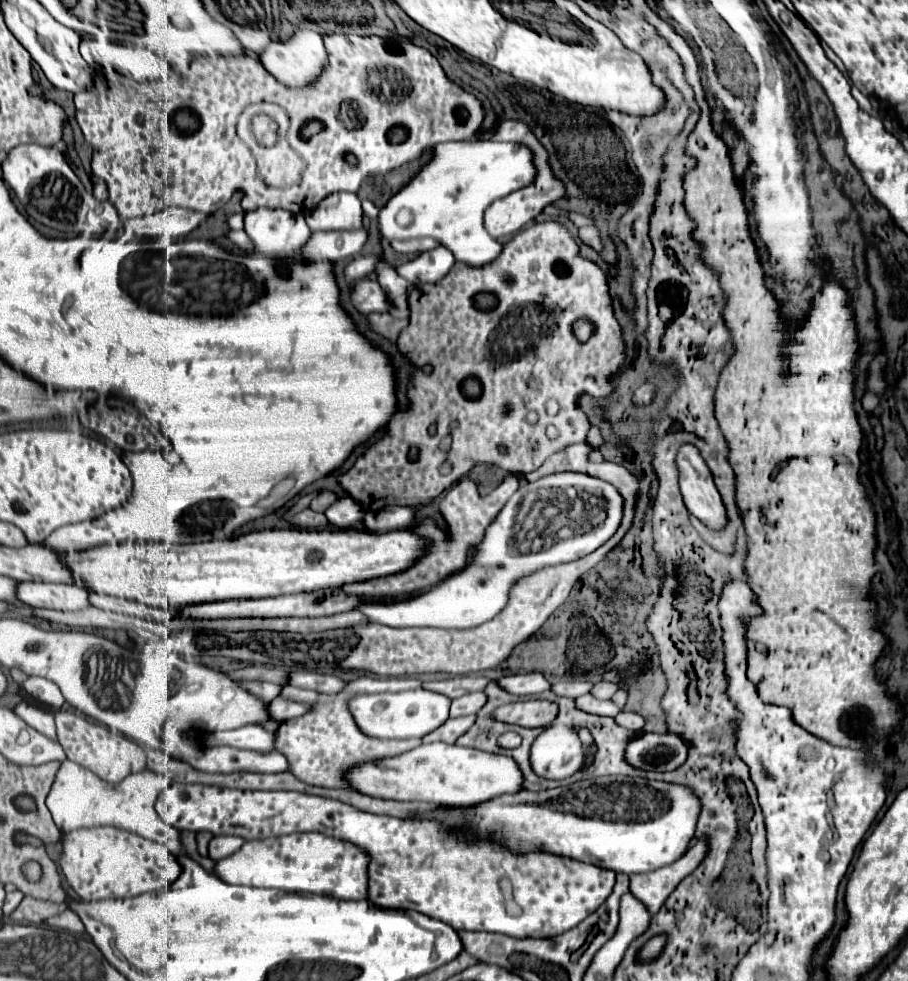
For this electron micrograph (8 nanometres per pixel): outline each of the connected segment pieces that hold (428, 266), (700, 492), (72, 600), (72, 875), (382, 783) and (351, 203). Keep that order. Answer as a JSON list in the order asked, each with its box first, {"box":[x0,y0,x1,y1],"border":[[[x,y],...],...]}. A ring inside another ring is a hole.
[{"box":[396,245,455,283],"border":[[[439,245],[431,251],[421,253],[419,257],[407,261],[405,265],[396,268],[396,271],[409,283],[437,283],[441,281],[449,269],[453,267],[455,259],[447,251],[447,247]]]},{"box":[677,445,727,531],"border":[[[683,445],[677,455],[677,465],[681,473],[679,485],[689,513],[695,515],[703,525],[711,527],[711,531],[723,531],[723,527],[727,527],[723,499],[699,451],[693,445]]]},{"box":[17,583,89,611],"border":[[[19,583],[17,587],[19,601],[57,611],[81,611],[87,609],[89,591],[75,585],[57,585],[57,583]]]},{"box":[59,827,181,901],"border":[[[93,827],[65,833],[59,867],[67,883],[83,901],[125,899],[159,891],[173,883],[181,873],[177,857],[163,845],[115,827]]]},{"box":[347,743,523,807],"border":[[[447,743],[419,745],[403,755],[363,763],[347,773],[349,783],[365,795],[395,801],[427,801],[451,807],[479,805],[503,793],[519,793],[523,789],[523,773],[519,765],[505,755],[489,755],[473,747],[459,747]]]},{"box":[305,193,363,231],"border":[[[331,193],[305,219],[313,231],[355,231],[363,227],[361,201],[355,193]]]}]

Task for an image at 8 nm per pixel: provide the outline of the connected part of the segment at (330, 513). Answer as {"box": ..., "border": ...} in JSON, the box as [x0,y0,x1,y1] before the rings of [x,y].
{"box":[325,496,365,529],"border":[[[343,496],[332,503],[325,511],[327,519],[331,525],[339,527],[339,529],[351,529],[353,525],[359,525],[363,521],[365,511],[361,509],[361,505],[350,496]]]}

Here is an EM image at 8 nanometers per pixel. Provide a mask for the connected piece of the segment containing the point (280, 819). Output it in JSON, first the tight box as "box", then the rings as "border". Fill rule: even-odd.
{"box":[157,783,615,937],"border":[[[169,783],[169,787],[159,795],[157,799],[157,813],[161,815],[161,819],[165,823],[169,823],[171,827],[179,829],[179,831],[209,831],[213,835],[237,835],[243,837],[245,841],[249,839],[267,839],[267,837],[279,837],[279,835],[289,835],[289,833],[307,833],[307,831],[319,831],[323,835],[335,837],[335,839],[343,839],[349,843],[355,843],[359,849],[363,849],[371,863],[369,863],[369,901],[375,903],[377,907],[383,909],[413,909],[419,911],[423,915],[431,915],[435,919],[441,919],[443,923],[449,923],[455,931],[459,929],[469,929],[469,931],[493,931],[493,933],[503,933],[503,935],[511,935],[511,937],[551,937],[551,935],[559,935],[571,927],[575,927],[577,923],[581,923],[589,913],[593,913],[613,891],[615,885],[615,873],[591,863],[583,863],[571,857],[563,857],[563,855],[553,855],[553,853],[545,853],[545,851],[529,851],[529,853],[513,853],[509,851],[503,843],[493,841],[487,835],[477,835],[469,829],[453,829],[447,827],[441,831],[441,823],[439,821],[429,821],[429,819],[401,819],[401,817],[387,817],[387,815],[373,815],[361,809],[355,809],[347,803],[335,801],[335,799],[327,799],[327,797],[317,797],[317,795],[305,795],[305,793],[289,793],[289,791],[235,791],[235,789],[221,789],[221,787],[209,787],[209,785],[183,785],[183,783]],[[499,877],[509,877],[513,883],[513,901],[521,907],[521,915],[509,915],[507,907],[505,907],[505,897],[497,885],[495,879]]]}

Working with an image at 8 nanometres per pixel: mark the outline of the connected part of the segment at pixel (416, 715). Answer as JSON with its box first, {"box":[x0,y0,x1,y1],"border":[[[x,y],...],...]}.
{"box":[349,689,451,739],"border":[[[425,689],[403,691],[403,693],[379,693],[379,695],[357,695],[349,703],[349,711],[363,733],[373,739],[421,739],[435,731],[449,717],[451,699]]]}

